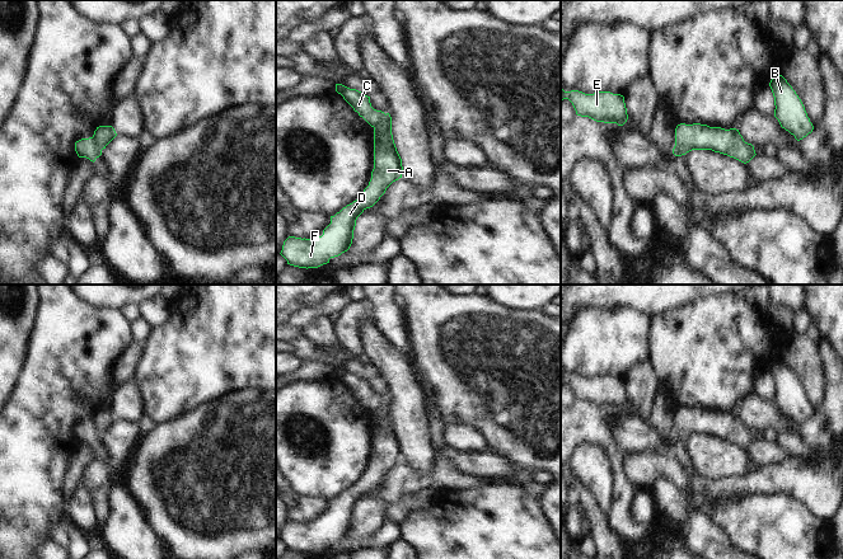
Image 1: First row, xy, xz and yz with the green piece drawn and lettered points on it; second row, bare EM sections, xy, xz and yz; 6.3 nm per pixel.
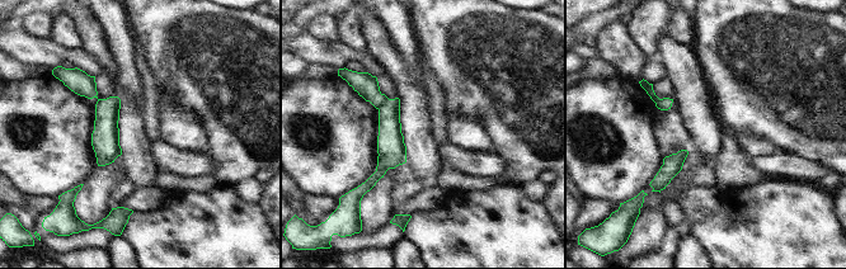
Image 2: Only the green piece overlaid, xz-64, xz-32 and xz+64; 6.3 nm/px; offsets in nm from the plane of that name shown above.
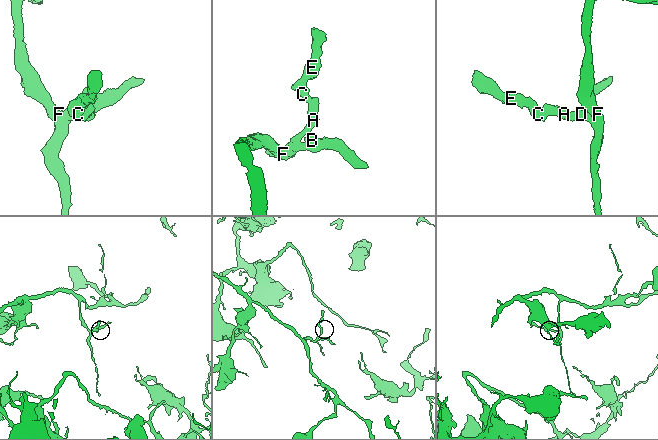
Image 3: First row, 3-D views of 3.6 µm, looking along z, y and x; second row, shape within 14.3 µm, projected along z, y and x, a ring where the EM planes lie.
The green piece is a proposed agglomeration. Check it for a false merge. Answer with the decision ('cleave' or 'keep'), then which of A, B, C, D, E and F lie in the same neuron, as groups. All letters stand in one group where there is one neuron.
cleave | A B D F / C E

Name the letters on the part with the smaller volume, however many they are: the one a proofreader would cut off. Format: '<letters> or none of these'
C, E

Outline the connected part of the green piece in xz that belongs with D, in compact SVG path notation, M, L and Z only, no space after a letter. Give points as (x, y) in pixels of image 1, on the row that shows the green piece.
M392 117L374 126L374 169L369 185L352 203L343 207L317 239L289 236L282 245L281 255L287 264L299 268L318 268L329 263L331 258L347 252L352 244L357 217L373 207L387 188L402 178L402 159L392 135Z

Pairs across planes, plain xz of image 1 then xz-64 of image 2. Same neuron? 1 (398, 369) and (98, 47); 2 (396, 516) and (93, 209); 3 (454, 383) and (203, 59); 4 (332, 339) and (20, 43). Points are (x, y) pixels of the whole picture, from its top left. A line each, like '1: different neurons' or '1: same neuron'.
1: same neuron
2: different neurons
3: same neuron
4: different neurons

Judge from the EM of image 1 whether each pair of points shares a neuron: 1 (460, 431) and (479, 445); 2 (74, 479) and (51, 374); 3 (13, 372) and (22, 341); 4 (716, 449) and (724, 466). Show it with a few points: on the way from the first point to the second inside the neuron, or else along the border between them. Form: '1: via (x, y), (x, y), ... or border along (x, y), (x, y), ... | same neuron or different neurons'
1: via (466, 436), (474, 441) | same neuron
2: border along (80, 442), (69, 464), (62, 491) | different neurons
3: via (13, 365), (14, 348) | same neuron
4: via (716, 452), (716, 457), (721, 463) | same neuron

